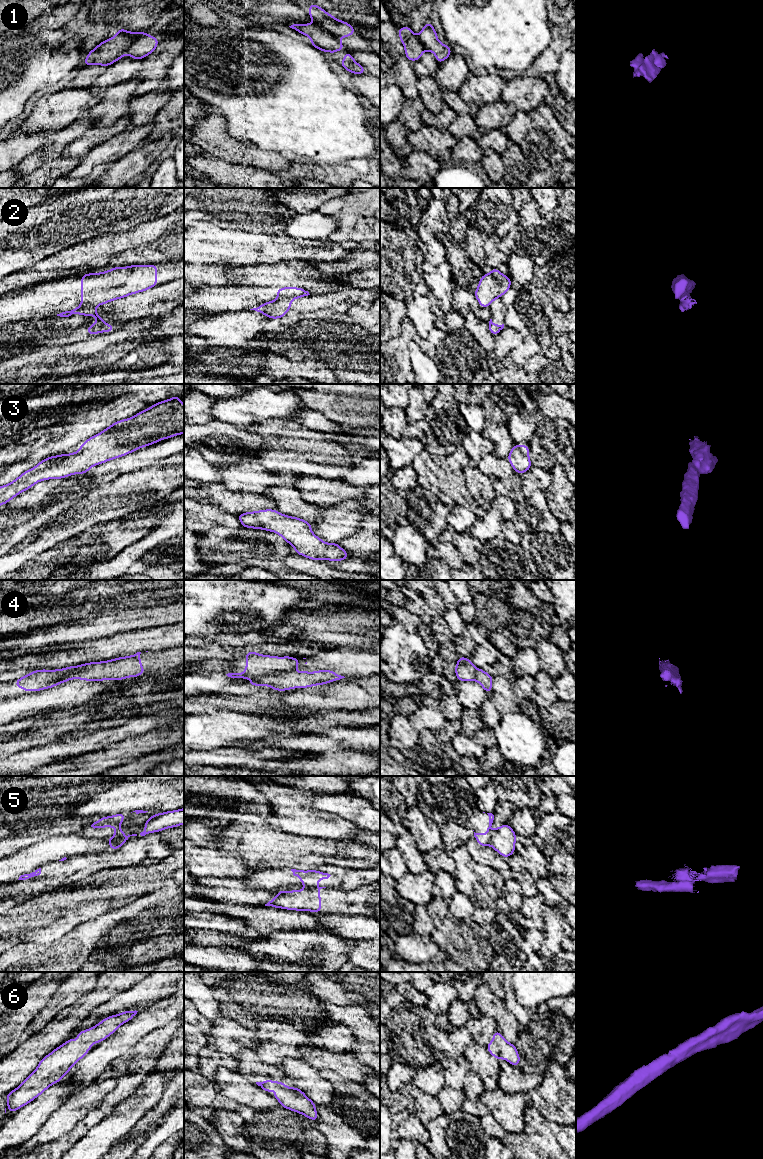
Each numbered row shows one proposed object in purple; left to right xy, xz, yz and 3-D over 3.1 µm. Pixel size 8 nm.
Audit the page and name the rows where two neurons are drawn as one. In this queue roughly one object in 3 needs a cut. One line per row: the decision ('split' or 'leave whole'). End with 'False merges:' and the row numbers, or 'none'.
1: split
2: split
3: leave whole
4: split
5: split
6: leave whole
False merges: 1, 2, 4, 5

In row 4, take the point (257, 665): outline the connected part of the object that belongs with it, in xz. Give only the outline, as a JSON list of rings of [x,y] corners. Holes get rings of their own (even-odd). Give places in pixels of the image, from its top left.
[[[249,651],[246,656],[246,669],[242,673],[228,673],[228,677],[235,679],[252,679],[254,677],[262,677],[278,672],[288,672],[300,665],[298,658],[284,656],[270,656],[258,654]]]

